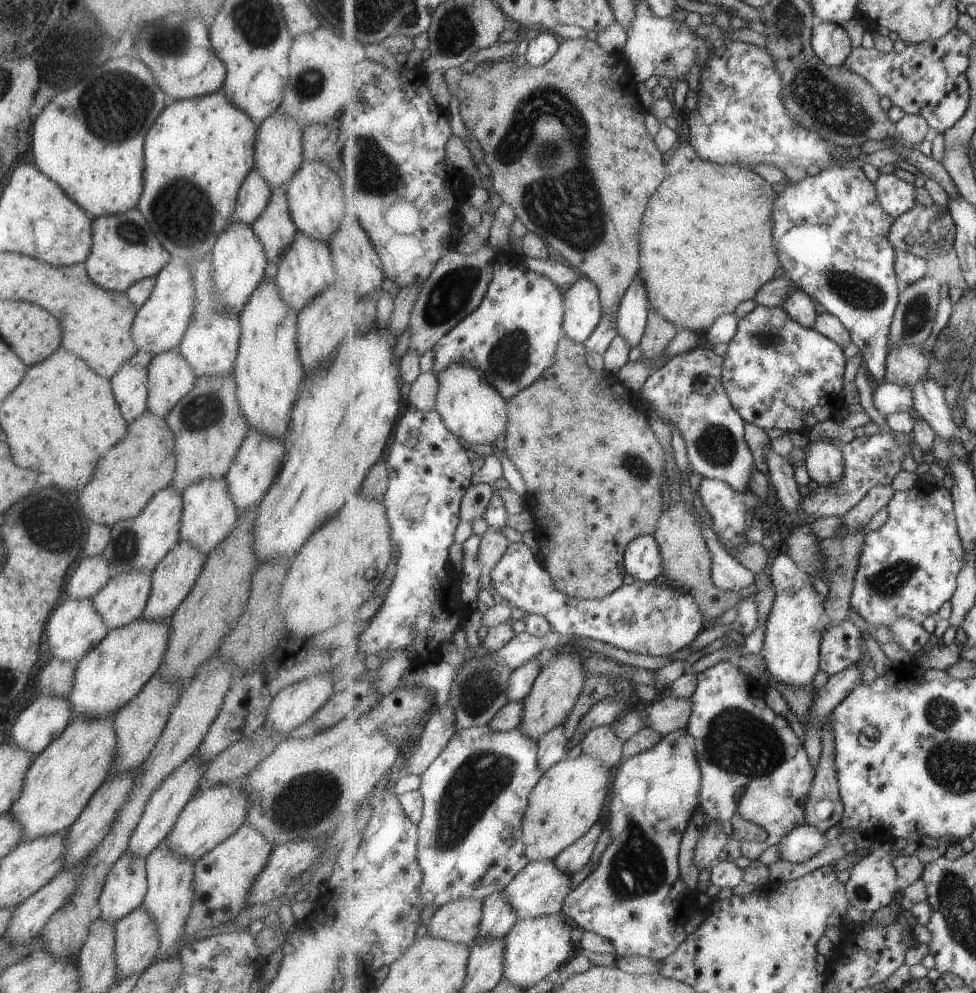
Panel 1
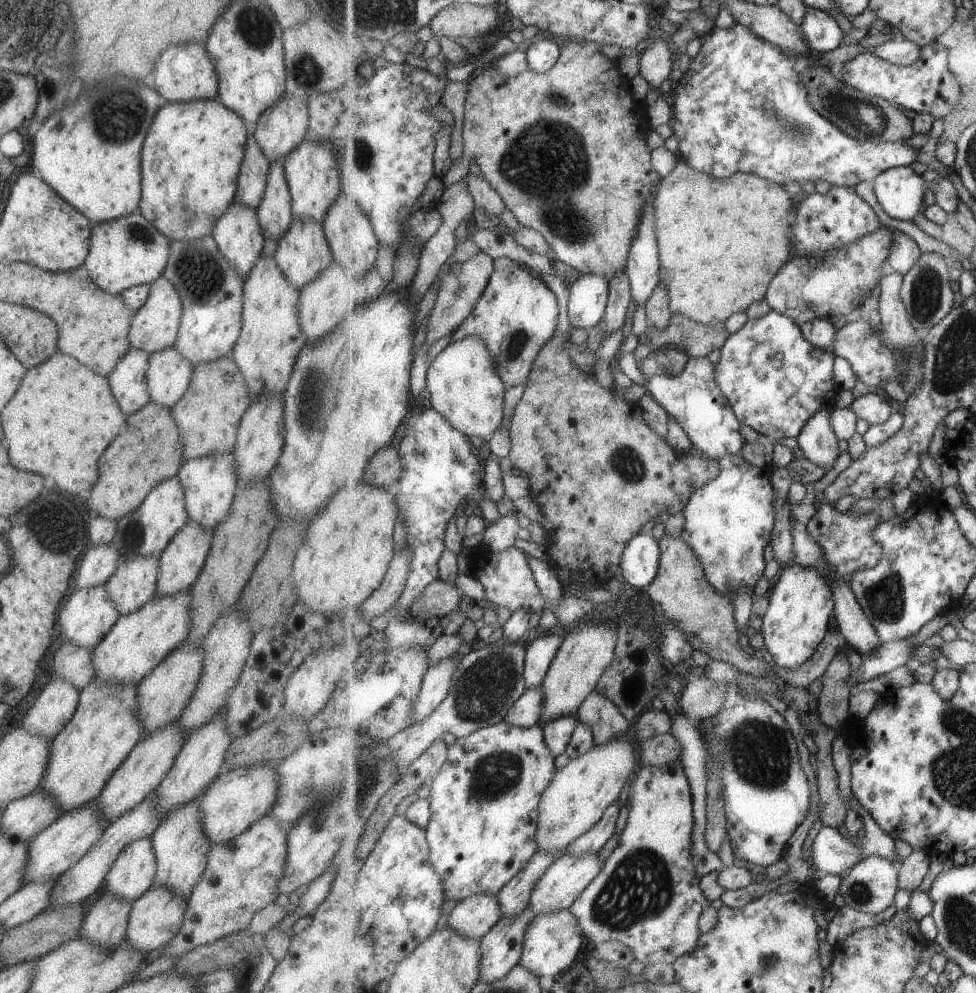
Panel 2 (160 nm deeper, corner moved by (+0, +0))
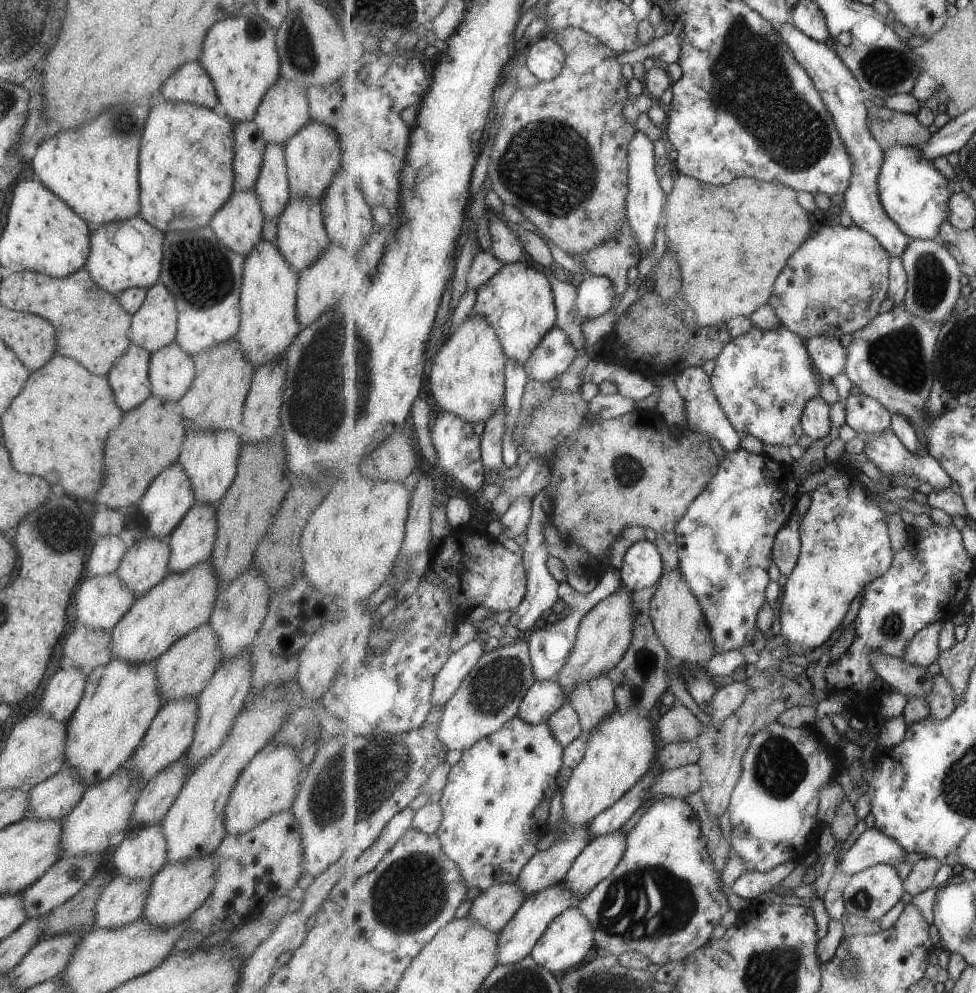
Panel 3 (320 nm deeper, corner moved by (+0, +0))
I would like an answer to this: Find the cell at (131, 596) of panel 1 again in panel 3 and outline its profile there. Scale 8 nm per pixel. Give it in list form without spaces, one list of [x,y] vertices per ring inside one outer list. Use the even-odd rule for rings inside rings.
[[[147,536],[145,540],[137,540],[137,544],[126,550],[115,574],[136,599],[170,574],[168,559],[169,546],[165,539]]]

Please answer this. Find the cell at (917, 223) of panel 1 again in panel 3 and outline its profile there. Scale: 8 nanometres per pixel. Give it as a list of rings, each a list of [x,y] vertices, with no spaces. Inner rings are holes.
[[[838,222],[833,225],[823,224],[793,254],[789,260],[789,268],[781,270],[777,278],[770,304],[775,308],[782,324],[789,330],[809,340],[813,336],[845,336],[853,335],[857,330],[865,328],[873,318],[879,315],[883,300],[888,298],[890,288],[890,268],[892,257],[873,234],[853,224],[848,228]]]

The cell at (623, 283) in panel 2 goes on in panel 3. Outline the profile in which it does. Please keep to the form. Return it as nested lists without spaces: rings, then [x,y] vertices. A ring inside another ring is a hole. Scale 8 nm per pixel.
[[[625,220],[621,234],[617,234],[607,244],[601,244],[593,252],[587,252],[581,258],[575,257],[578,263],[590,274],[588,276],[605,276],[615,284],[617,298],[627,292],[632,284],[627,272],[631,266],[638,266],[641,252],[637,248],[637,234],[633,232],[630,221]]]

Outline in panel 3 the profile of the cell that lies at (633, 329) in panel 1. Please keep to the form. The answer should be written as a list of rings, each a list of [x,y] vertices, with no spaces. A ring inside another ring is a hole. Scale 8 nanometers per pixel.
[[[636,132],[635,138],[631,140],[629,146],[629,196],[627,198],[627,213],[633,232],[637,234],[637,248],[641,252],[641,259],[647,256],[651,251],[654,251],[655,232],[657,232],[657,224],[661,212],[666,206],[667,192],[663,190],[660,184],[660,176],[657,176],[657,158],[655,158],[655,146],[653,140],[645,134],[645,132]]]

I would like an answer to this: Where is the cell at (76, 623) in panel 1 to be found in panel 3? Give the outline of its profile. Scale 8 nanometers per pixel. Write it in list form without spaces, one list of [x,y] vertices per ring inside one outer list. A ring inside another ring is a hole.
[[[115,573],[87,577],[77,587],[73,596],[75,623],[91,630],[113,629],[135,600]]]

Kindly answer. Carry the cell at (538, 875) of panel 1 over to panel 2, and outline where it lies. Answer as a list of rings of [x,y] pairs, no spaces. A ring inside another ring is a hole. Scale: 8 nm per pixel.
[[[599,853],[586,857],[565,854],[556,861],[536,884],[530,901],[534,913],[554,913],[563,909],[570,909],[576,898],[579,898],[588,884],[602,871],[604,860]]]

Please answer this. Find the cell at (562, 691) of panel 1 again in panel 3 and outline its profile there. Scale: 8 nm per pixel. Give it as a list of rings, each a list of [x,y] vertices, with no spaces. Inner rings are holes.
[[[624,586],[599,602],[597,606],[593,606],[583,616],[575,648],[571,650],[567,664],[561,668],[555,677],[557,682],[563,686],[563,692],[567,694],[569,699],[579,684],[613,671],[617,664],[623,660],[625,652],[629,651],[629,646],[633,642],[633,614],[631,614],[633,600],[631,600],[631,596],[633,596],[633,591]]]

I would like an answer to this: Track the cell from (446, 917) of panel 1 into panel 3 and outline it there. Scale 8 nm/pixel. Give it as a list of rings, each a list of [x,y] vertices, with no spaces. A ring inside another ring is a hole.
[[[517,883],[497,884],[481,891],[474,898],[467,918],[483,924],[485,928],[500,932],[517,915],[519,908],[525,904],[528,896]]]

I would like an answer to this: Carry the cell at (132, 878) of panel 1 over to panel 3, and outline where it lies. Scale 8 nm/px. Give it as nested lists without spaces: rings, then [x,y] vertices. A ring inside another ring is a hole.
[[[160,824],[127,830],[121,844],[113,850],[115,874],[131,880],[152,878],[166,861],[167,848]]]

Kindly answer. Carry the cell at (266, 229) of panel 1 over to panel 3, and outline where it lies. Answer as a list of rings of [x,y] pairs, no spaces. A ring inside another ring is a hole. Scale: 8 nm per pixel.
[[[266,144],[253,192],[264,220],[277,220],[290,198],[283,145]]]

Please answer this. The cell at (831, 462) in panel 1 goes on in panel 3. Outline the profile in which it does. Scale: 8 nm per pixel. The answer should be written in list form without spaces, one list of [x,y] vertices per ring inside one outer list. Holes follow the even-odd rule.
[[[820,396],[811,400],[805,406],[802,426],[804,434],[809,436],[813,443],[827,441],[832,434],[830,431],[833,430],[831,428],[831,404]]]

